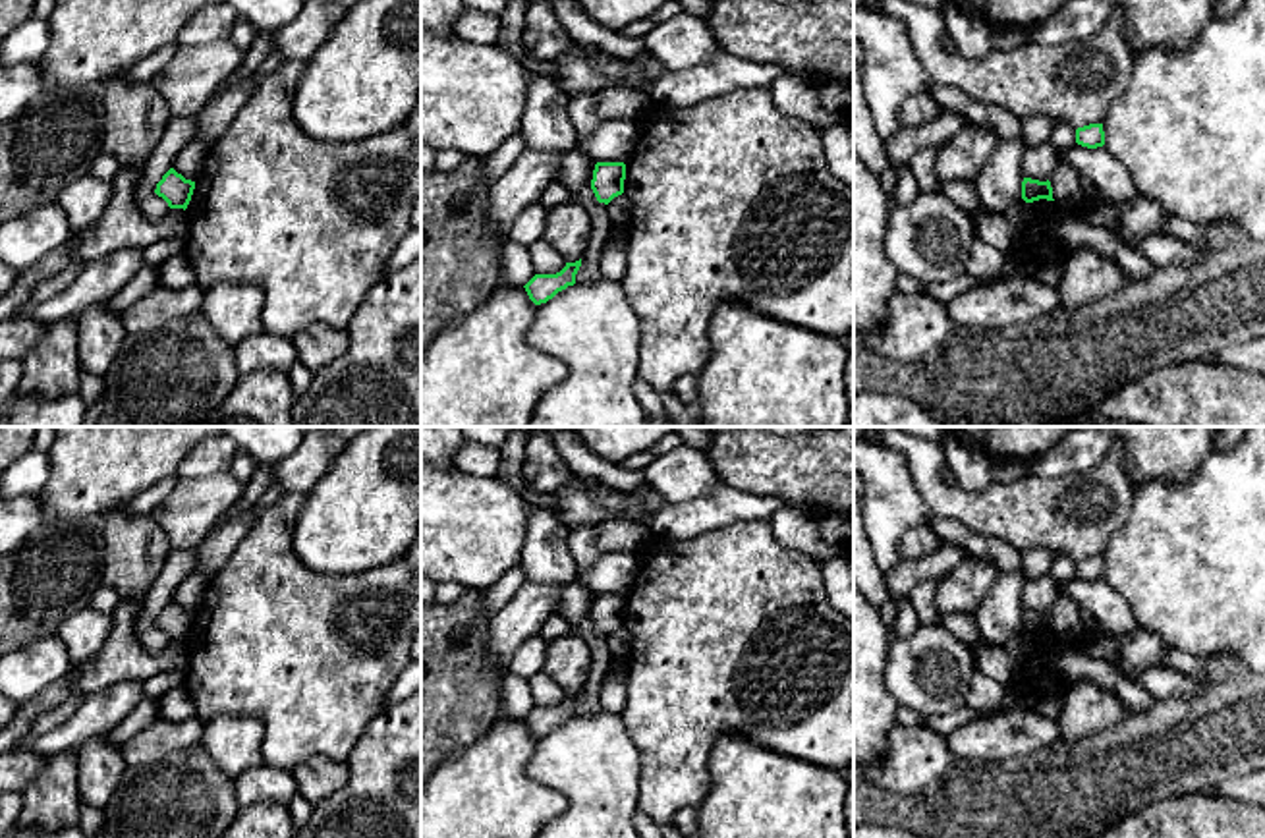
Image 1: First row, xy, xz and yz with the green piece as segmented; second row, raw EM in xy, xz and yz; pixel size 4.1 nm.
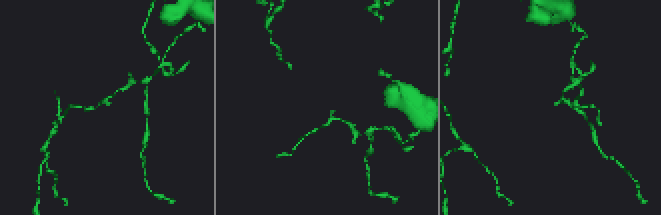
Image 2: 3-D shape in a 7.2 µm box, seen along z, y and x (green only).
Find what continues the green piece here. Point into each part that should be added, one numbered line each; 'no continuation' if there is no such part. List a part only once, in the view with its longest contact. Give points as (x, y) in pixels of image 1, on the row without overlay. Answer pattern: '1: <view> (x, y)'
no continuation

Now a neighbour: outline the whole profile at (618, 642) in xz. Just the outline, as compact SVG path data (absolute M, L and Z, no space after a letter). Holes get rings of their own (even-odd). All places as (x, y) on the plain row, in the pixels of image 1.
M622 626L606 637L606 647L614 658L628 658L632 649L632 631Z

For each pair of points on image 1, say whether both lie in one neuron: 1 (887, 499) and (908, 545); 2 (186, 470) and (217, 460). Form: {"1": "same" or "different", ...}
{"1": "different", "2": "same"}

